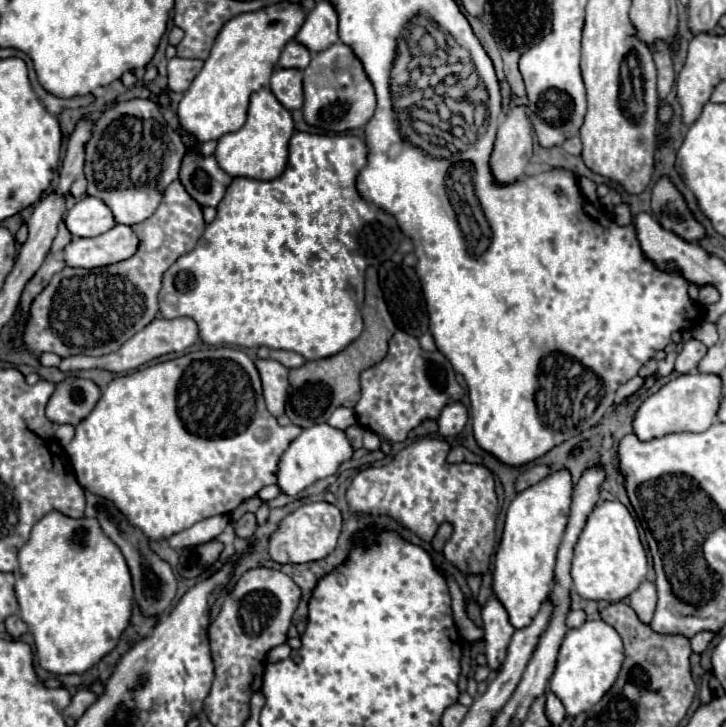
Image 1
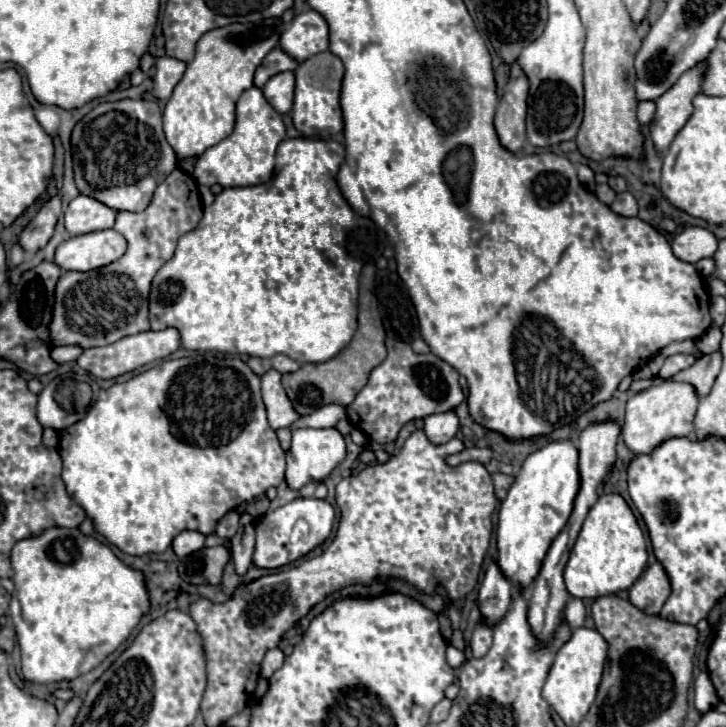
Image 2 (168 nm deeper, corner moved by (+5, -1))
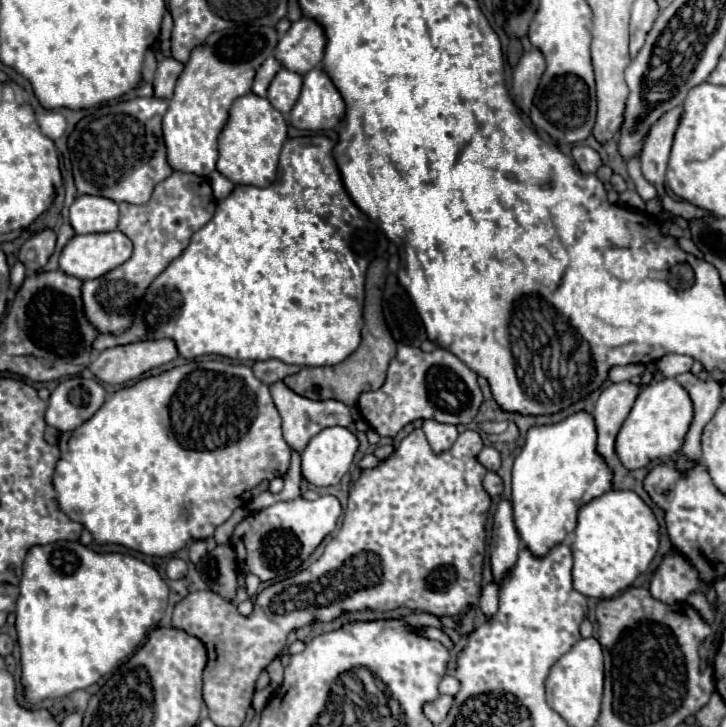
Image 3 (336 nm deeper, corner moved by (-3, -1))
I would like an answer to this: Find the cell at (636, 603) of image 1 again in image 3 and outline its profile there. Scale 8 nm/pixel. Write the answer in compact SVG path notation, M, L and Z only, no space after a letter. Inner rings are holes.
M664 555L650 579L650 593L662 603L674 603L674 599L686 599L690 595L690 583L700 583L698 573L682 555Z

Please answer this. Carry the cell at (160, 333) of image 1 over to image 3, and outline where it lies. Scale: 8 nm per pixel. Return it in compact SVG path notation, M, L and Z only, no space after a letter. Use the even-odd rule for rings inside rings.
M146 339L100 351L92 359L90 371L100 381L118 385L136 379L144 371L160 367L174 357L178 357L178 349L172 339Z

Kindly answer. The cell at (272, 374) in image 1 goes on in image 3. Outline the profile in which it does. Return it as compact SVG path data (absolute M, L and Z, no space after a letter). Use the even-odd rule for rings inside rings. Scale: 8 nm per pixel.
M272 383L270 385L270 393L272 393L274 405L276 405L276 409L278 409L280 417L282 417L282 433L284 433L284 439L296 451L302 451L306 447L306 443L316 433L320 433L326 427L334 427L334 425L350 427L354 423L352 409L348 405L340 403L340 401L332 401L332 399L330 401L310 401L310 399L300 397L294 391L290 391L284 383Z

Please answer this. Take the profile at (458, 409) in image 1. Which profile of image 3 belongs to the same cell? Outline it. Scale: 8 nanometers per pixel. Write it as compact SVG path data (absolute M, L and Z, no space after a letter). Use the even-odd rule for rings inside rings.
M434 419L424 421L422 431L426 433L428 443L430 443L430 447L434 449L434 453L442 453L442 451L450 449L452 443L454 443L456 437L458 437L458 429L456 429L454 425L438 423L438 421L434 421Z

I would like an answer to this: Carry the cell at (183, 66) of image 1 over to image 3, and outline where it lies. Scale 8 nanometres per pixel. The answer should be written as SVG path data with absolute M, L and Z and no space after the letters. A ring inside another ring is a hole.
M172 57L162 59L154 75L154 95L170 99L170 95L174 95L174 83L178 81L178 75L182 75L182 63Z

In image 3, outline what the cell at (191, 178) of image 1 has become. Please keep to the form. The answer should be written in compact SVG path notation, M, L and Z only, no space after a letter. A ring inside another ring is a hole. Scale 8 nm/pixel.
M214 171L214 173L208 175L208 179L210 179L210 183L212 183L212 191L214 191L214 197L216 197L218 201L230 195L230 191L232 191L234 185L232 185L224 175L220 175L218 171Z

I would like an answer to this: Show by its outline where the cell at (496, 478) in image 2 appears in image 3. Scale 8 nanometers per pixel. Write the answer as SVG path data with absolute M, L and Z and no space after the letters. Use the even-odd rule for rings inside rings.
M494 471L486 473L486 477L484 477L484 489L486 489L486 491L492 495L492 497L502 495L504 483L502 483L502 479L498 477L498 473L494 473Z

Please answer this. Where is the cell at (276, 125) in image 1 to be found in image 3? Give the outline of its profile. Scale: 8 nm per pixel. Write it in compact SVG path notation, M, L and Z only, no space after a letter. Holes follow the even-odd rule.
M246 93L234 101L228 123L218 137L220 157L216 169L236 185L266 187L276 179L278 157L286 139L288 125L284 115L274 109L266 97Z

